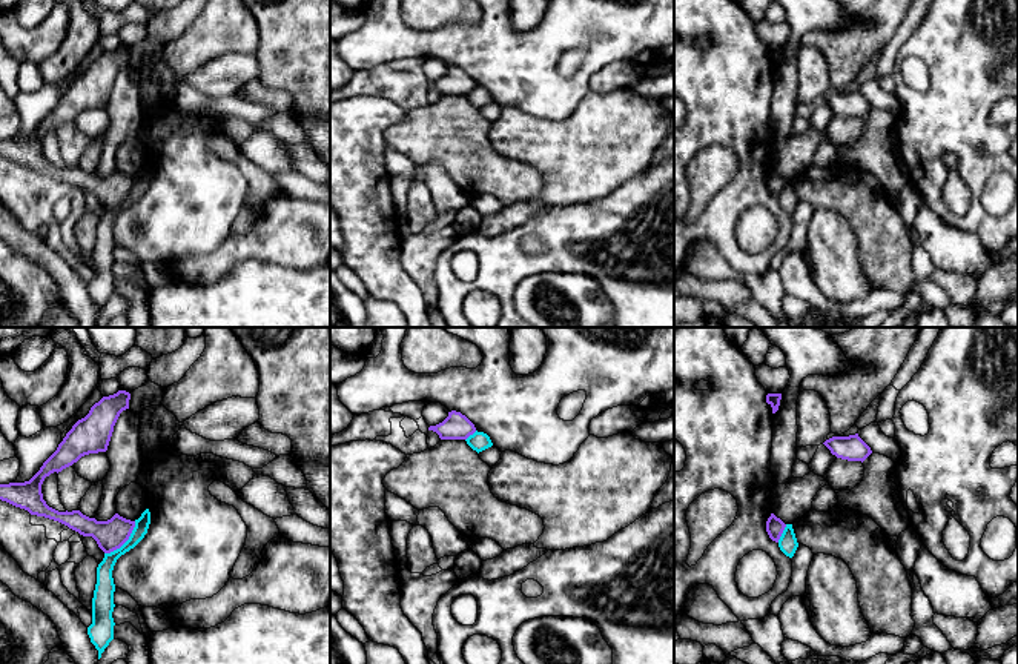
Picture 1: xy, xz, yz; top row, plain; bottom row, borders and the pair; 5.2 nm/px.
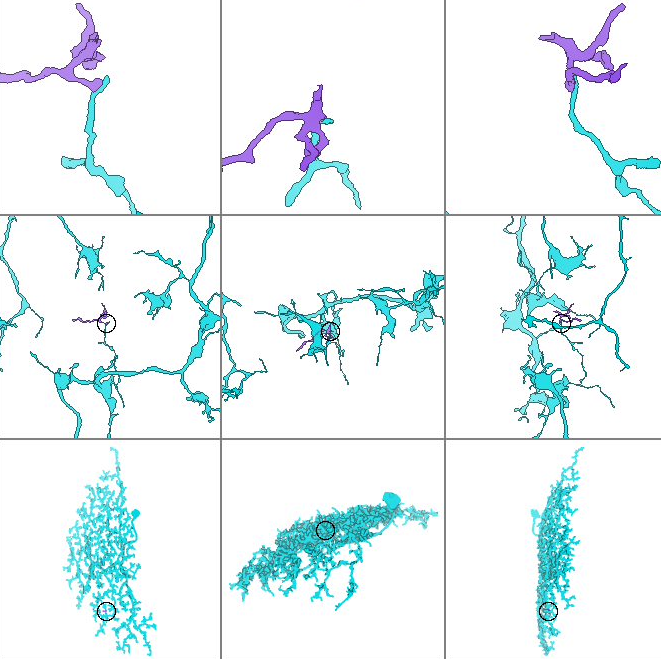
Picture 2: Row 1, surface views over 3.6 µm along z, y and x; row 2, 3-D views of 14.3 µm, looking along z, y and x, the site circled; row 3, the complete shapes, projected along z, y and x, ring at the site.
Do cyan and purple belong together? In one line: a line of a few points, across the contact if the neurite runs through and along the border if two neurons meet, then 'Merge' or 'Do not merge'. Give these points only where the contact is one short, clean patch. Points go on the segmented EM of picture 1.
Line: xy (135, 521), (131, 535), (118, 547), (105, 554). Do not merge

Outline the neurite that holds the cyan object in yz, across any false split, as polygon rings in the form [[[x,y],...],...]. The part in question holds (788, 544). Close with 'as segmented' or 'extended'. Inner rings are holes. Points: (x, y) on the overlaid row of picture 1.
[[[786,524],[780,540],[778,540],[778,547],[780,550],[792,558],[797,547],[798,547],[798,543],[797,543],[797,538],[795,538],[795,533],[794,533],[794,529],[792,529],[792,524]]]; as segmented

